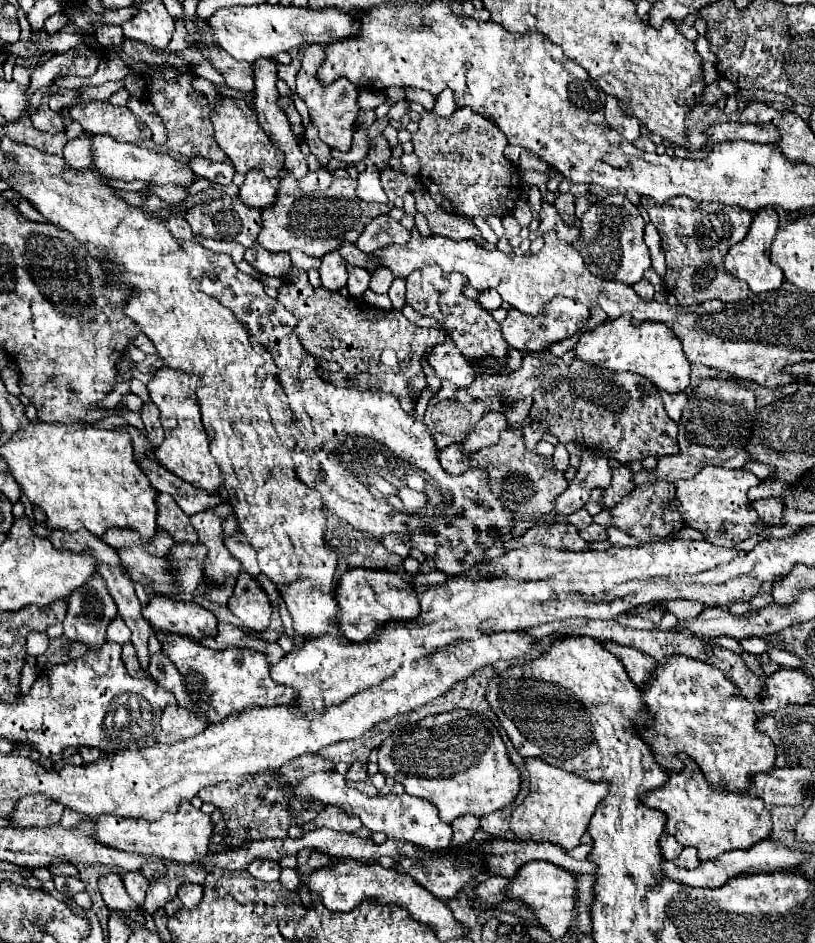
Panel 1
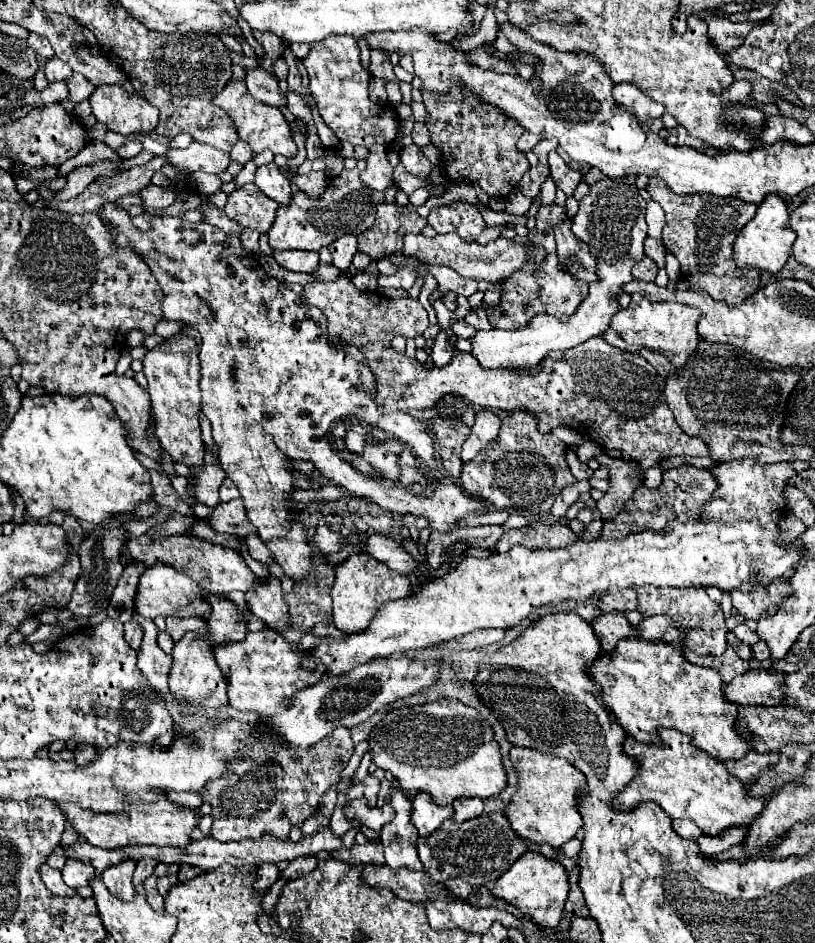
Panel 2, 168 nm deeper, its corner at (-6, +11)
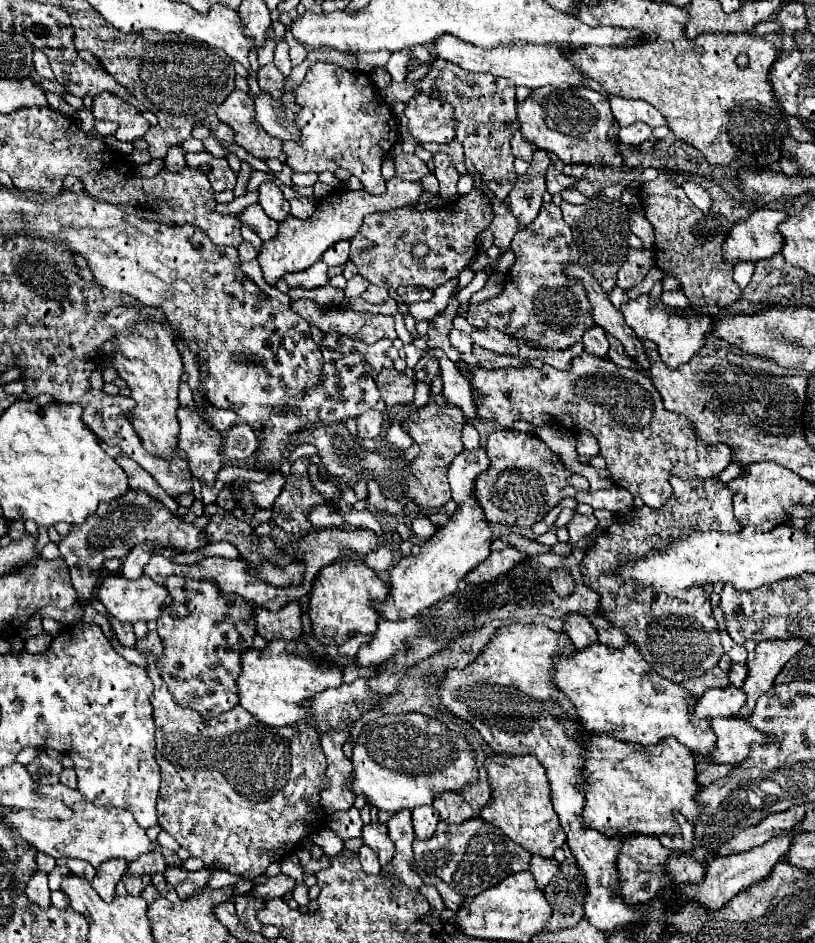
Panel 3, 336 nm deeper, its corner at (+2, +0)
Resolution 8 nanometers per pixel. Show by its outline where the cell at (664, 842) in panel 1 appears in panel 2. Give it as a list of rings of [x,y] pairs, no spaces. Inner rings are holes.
[[[674,819],[672,821],[672,827],[674,827],[674,831],[682,837],[682,839],[692,839],[692,841],[696,841],[698,837],[700,837],[700,829],[692,823],[692,821],[688,821],[688,819]]]

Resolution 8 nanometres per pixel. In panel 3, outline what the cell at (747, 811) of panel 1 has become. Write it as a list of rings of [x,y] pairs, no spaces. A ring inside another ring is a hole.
[[[584,734],[586,738],[586,760],[584,760],[584,776],[586,782],[584,790],[584,810],[582,820],[586,826],[598,830],[600,834],[612,836],[632,836],[632,834],[646,834],[646,836],[660,836],[660,834],[676,834],[678,824],[674,820],[674,810],[682,812],[690,824],[698,822],[700,806],[696,804],[696,794],[700,786],[696,784],[694,776],[694,754],[682,746],[676,738],[664,738],[654,746],[640,746],[614,740],[606,734]]]

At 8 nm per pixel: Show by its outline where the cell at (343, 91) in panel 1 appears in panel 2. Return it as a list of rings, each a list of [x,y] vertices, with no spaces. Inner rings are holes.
[[[330,35],[328,39],[320,41],[320,43],[312,43],[310,45],[310,51],[308,55],[304,57],[304,67],[310,75],[310,93],[318,105],[318,111],[320,111],[320,117],[324,119],[324,123],[340,137],[348,137],[348,141],[352,145],[364,145],[370,155],[368,155],[368,167],[366,171],[360,173],[360,179],[372,187],[372,189],[378,189],[378,191],[386,191],[388,187],[394,185],[394,179],[392,179],[392,165],[390,161],[386,159],[386,143],[392,143],[396,133],[398,133],[398,118],[396,110],[383,104],[373,103],[368,99],[368,83],[370,83],[370,75],[362,69],[360,65],[360,47],[358,47],[358,41],[350,35]]]

